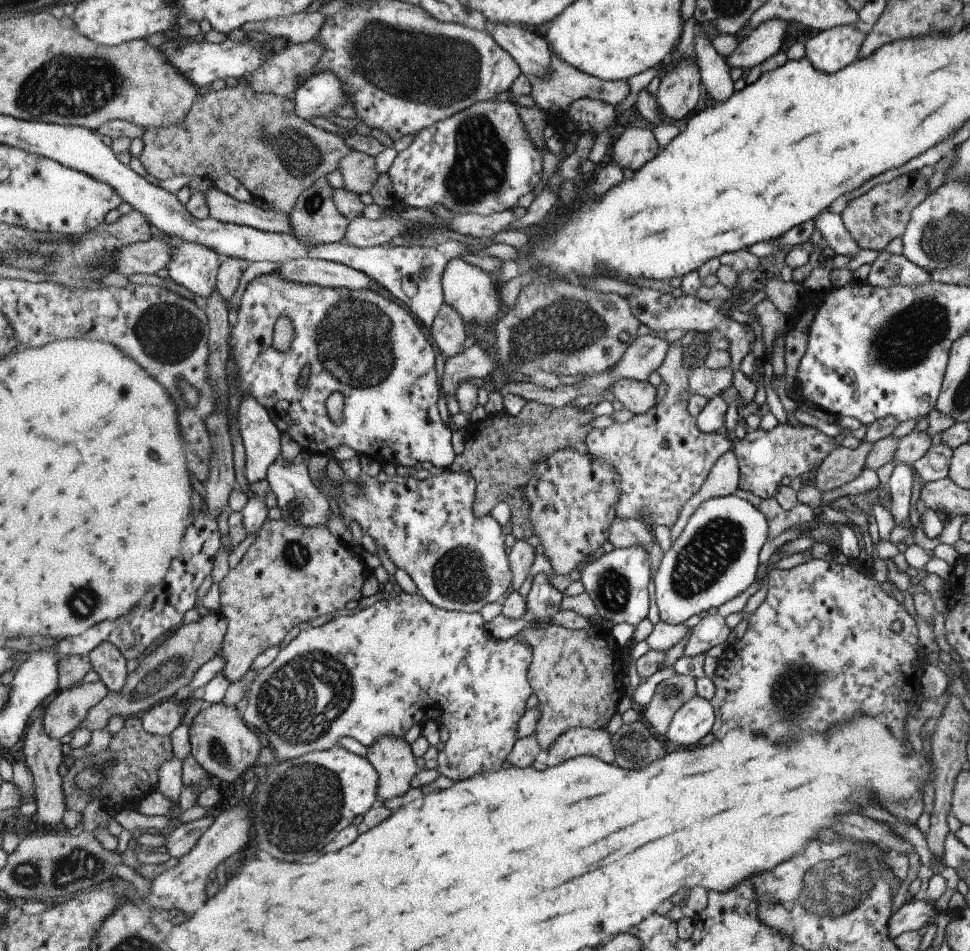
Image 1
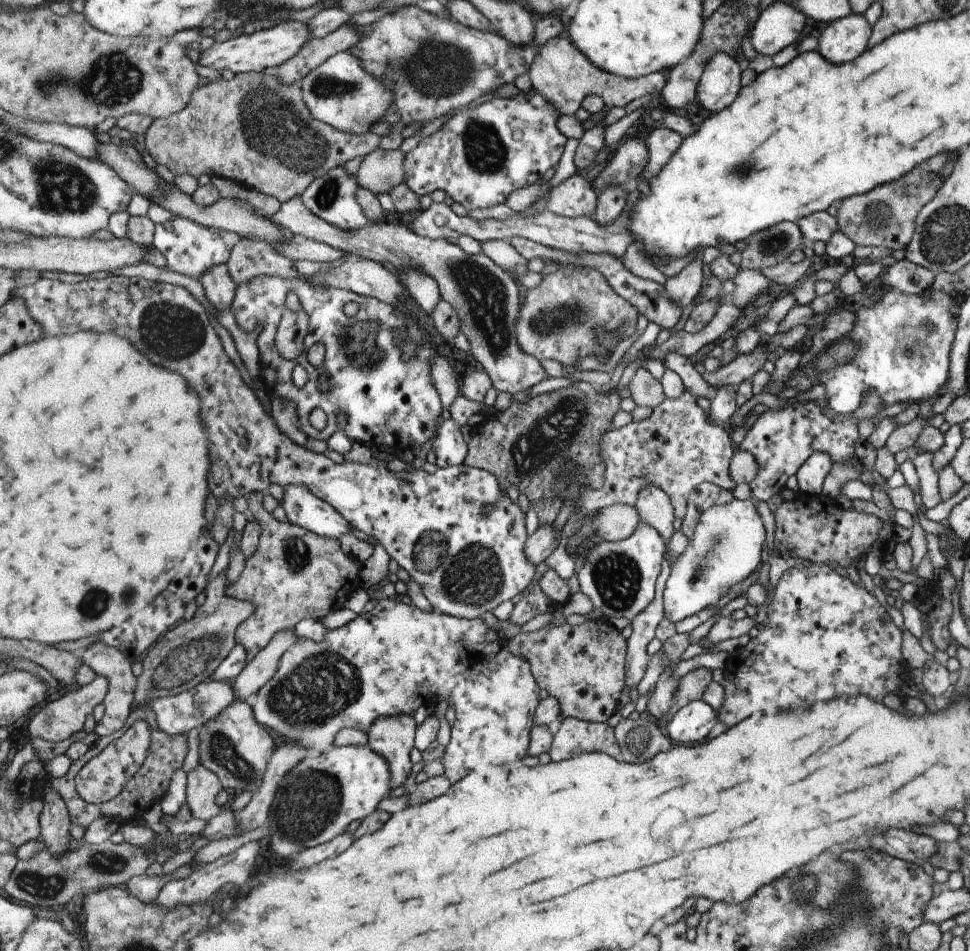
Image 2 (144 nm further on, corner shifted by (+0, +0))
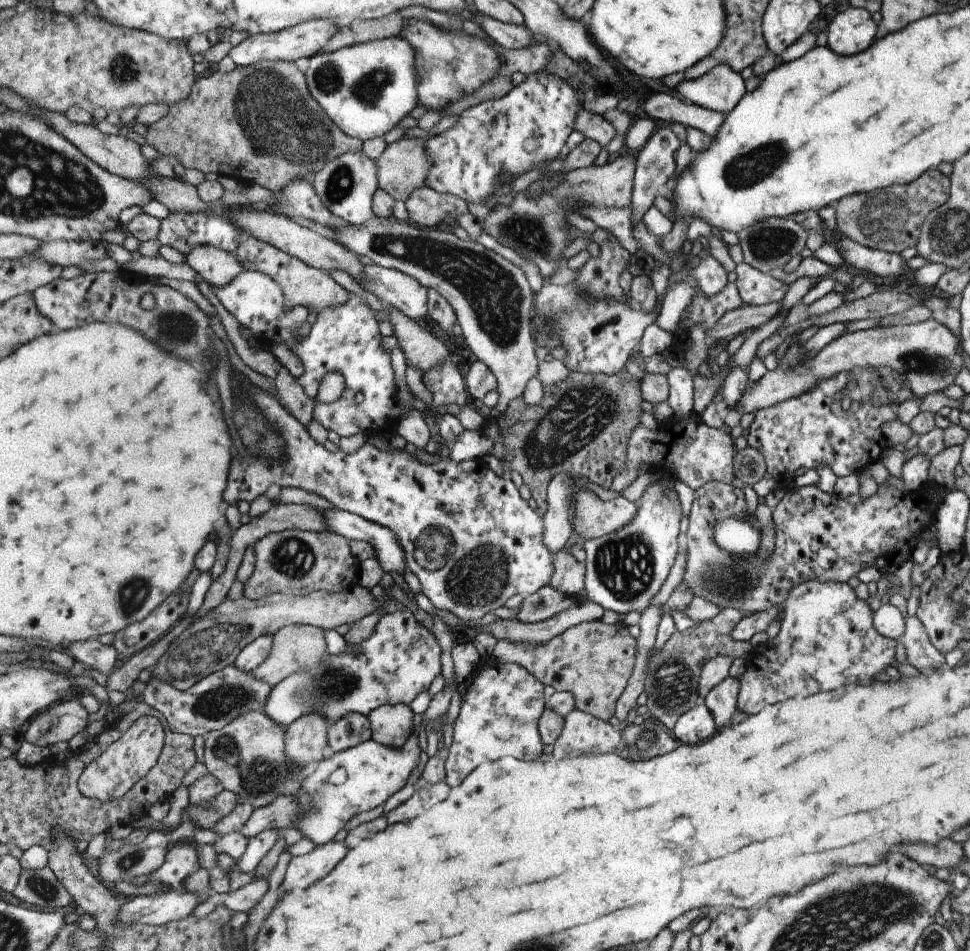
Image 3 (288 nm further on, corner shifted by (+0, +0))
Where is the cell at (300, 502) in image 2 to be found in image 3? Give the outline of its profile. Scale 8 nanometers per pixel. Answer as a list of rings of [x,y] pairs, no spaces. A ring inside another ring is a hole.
[[[317,508],[327,526],[329,526],[329,534],[339,534],[343,538],[351,538],[351,542],[369,542],[379,558],[379,564],[387,570],[387,574],[399,572],[403,574],[407,566],[407,556],[405,550],[397,538],[397,534],[381,524],[369,522],[357,514],[351,512],[343,512],[343,510],[325,510],[325,508]]]

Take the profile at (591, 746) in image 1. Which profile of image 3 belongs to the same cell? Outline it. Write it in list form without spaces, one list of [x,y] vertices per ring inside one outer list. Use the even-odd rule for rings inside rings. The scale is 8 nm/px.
[[[571,710],[563,720],[559,740],[555,744],[553,758],[565,760],[575,756],[599,756],[617,754],[627,756],[627,746],[607,722],[579,710]]]

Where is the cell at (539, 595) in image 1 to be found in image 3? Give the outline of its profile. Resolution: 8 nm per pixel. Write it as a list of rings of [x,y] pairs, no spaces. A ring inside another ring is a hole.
[[[567,550],[555,554],[555,574],[551,578],[551,588],[567,598],[579,598],[579,592],[585,590],[585,562],[577,562]]]

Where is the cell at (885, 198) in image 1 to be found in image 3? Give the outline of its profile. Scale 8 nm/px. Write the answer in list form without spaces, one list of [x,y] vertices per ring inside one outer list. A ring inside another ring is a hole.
[[[927,170],[919,178],[903,186],[889,186],[883,190],[875,190],[871,194],[853,194],[841,198],[833,206],[835,226],[837,232],[841,232],[841,236],[849,238],[859,246],[899,254],[905,248],[915,248],[923,218],[927,218],[931,210],[945,204],[947,192],[949,192],[949,178],[939,174],[939,170]]]

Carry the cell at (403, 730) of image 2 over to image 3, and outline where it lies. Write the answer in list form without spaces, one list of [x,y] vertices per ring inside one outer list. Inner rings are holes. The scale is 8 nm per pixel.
[[[395,704],[395,706],[381,706],[379,710],[373,710],[369,720],[375,730],[373,740],[383,746],[391,748],[403,748],[405,742],[413,736],[413,722],[415,712],[407,704]]]

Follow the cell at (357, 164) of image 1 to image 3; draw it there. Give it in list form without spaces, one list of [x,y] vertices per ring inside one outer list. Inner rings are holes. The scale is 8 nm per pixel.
[[[403,138],[385,148],[377,166],[379,188],[405,204],[417,188],[425,188],[433,160],[427,156],[423,140]]]

